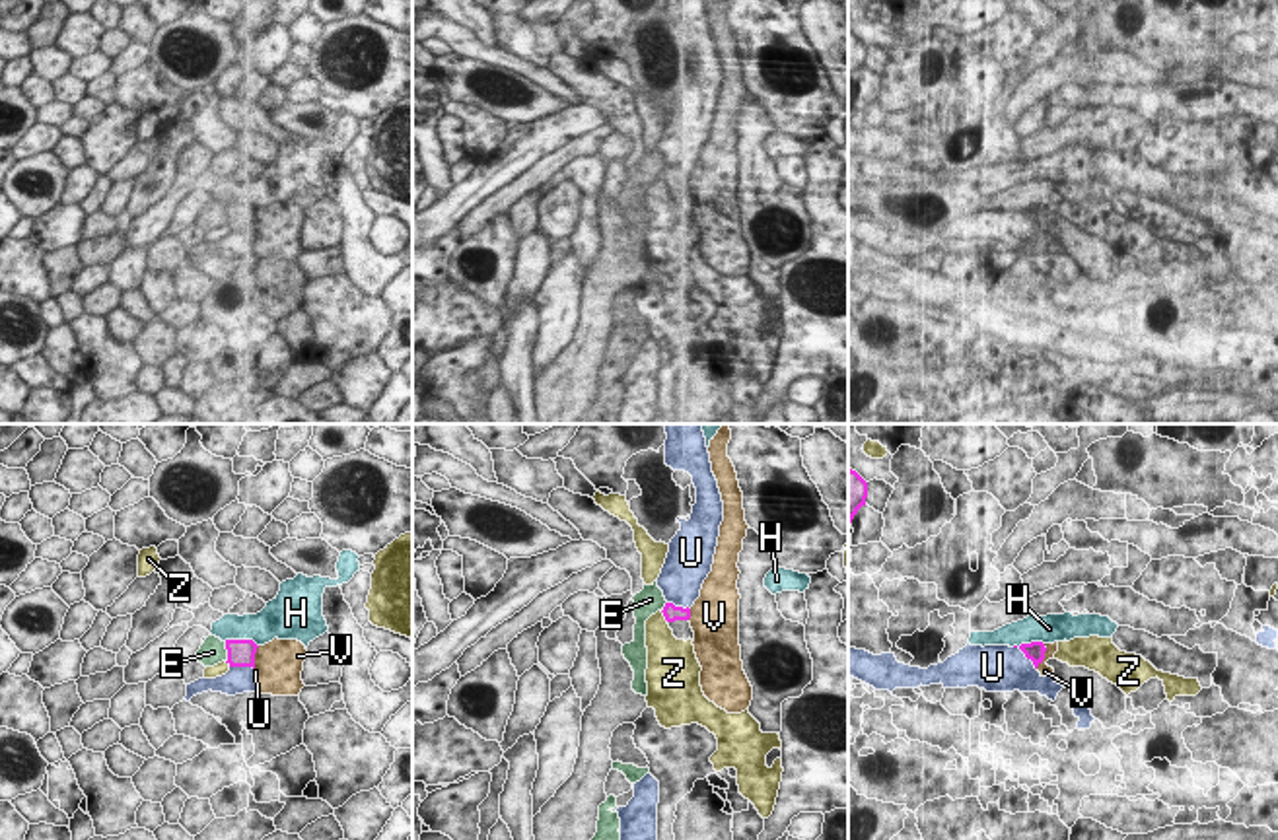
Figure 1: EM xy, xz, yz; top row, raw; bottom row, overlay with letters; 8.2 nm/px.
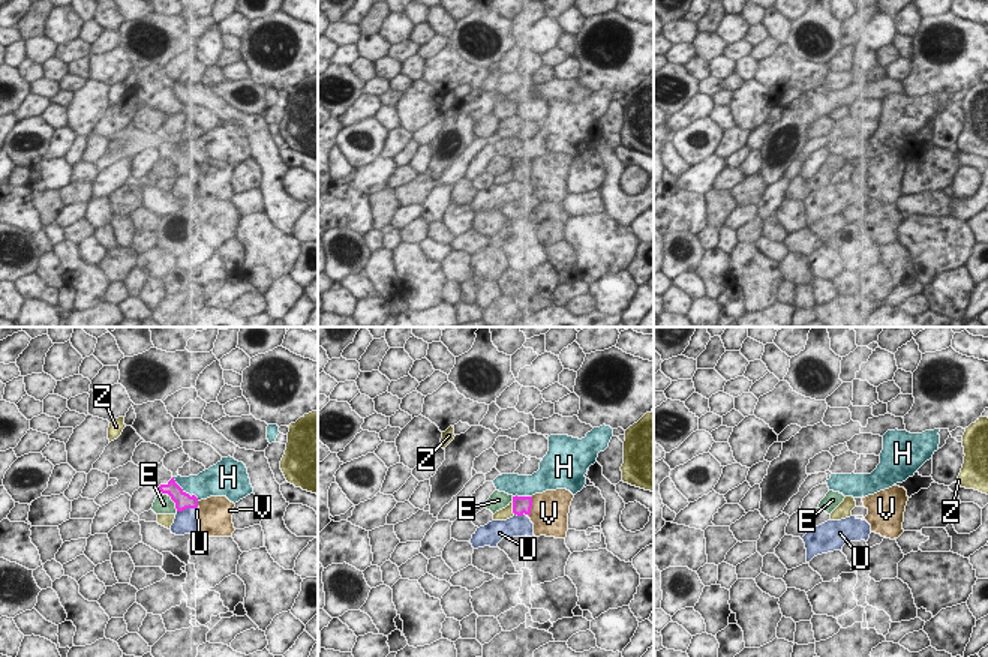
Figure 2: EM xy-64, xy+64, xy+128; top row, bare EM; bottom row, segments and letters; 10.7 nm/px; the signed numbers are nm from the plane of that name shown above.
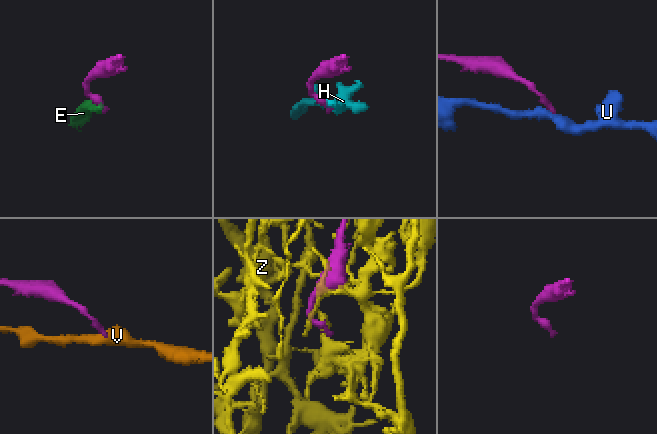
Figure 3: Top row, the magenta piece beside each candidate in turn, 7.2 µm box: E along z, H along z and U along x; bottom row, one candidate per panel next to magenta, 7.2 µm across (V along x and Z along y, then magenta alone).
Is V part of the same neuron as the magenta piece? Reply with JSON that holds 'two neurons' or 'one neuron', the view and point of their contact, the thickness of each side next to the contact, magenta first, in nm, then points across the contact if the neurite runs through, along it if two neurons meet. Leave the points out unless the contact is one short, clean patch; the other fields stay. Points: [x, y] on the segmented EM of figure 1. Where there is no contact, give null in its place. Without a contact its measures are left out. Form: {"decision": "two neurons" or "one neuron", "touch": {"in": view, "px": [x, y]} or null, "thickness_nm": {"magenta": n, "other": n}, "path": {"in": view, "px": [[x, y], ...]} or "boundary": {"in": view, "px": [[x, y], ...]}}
{"decision": "two neurons", "touch": {"in": "yz", "px": [1043, 656]}, "thickness_nm": {"magenta": 160, "other": 100}, "boundary": {"in": "yz", "px": [[1045, 644], [1045, 656], [1035, 667]]}}

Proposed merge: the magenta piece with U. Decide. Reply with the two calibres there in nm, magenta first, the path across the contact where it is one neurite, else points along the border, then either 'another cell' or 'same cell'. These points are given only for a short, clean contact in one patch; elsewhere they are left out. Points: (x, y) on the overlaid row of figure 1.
calibres 160 and 380 nm; border yz (1014, 646), (1035, 669); another cell

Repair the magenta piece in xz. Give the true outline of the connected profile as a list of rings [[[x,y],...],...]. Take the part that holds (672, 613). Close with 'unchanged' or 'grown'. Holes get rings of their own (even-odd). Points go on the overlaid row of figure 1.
[[[665,603],[661,612],[663,612],[663,616],[665,616],[665,620],[667,620],[667,624],[673,630],[673,636],[677,640],[687,642],[691,638],[694,642],[694,632],[692,632],[691,622],[689,622],[689,618],[691,618],[689,607],[683,609],[683,607],[675,607],[673,603]]]; grown

